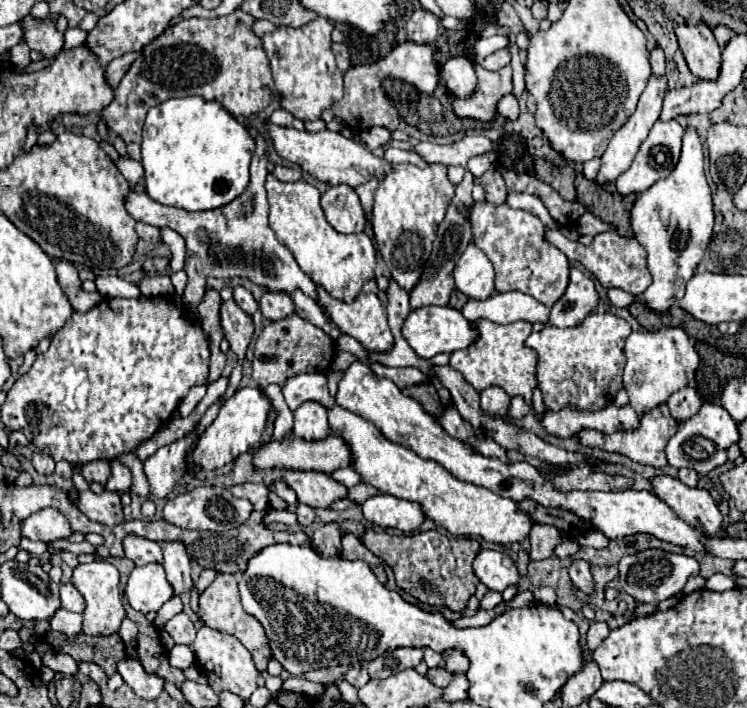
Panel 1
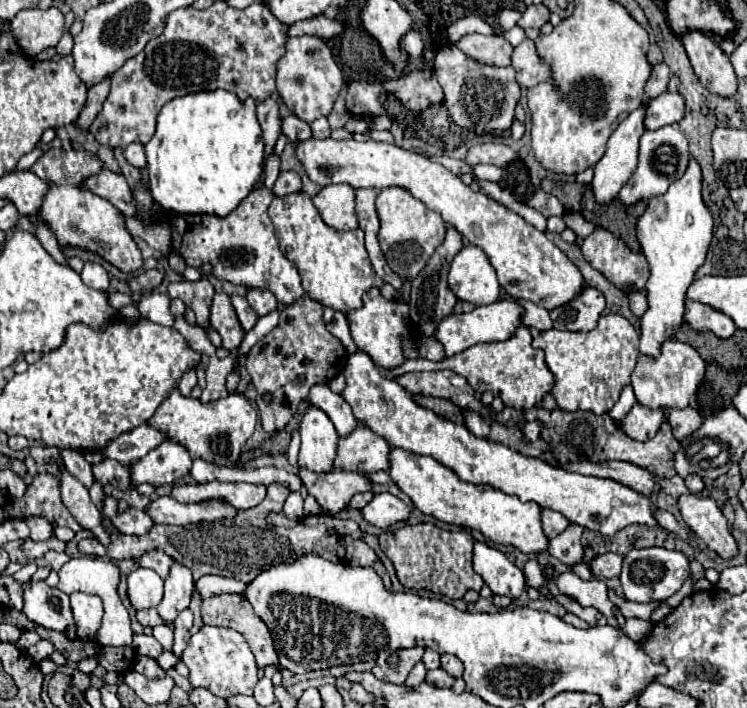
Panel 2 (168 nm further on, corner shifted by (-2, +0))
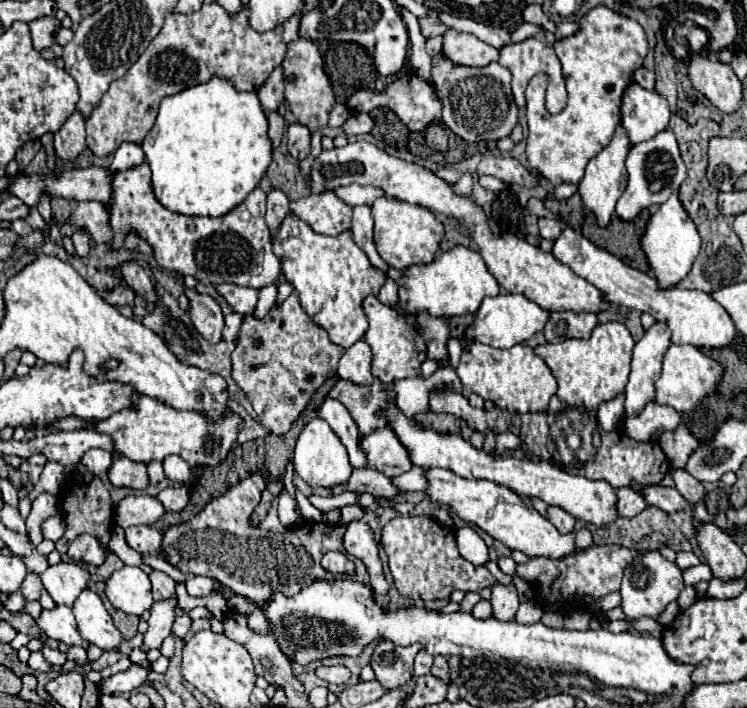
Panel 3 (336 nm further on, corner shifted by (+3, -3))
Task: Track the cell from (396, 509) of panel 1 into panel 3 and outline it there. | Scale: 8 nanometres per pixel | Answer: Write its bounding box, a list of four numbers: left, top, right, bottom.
[339,505,363,525]

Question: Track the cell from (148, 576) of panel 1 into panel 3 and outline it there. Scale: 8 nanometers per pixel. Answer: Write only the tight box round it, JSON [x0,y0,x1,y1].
[105,567,153,615]

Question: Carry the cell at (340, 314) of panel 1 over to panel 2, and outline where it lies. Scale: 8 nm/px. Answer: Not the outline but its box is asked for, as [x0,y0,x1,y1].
[346,288,408,370]

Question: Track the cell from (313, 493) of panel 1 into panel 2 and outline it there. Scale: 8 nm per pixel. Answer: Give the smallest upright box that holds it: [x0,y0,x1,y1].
[298,468,370,514]

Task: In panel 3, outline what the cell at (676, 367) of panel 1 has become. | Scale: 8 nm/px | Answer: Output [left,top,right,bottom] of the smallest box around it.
[655,345,723,413]

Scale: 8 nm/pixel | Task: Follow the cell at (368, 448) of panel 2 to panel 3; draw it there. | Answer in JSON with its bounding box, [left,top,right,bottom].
[361,427,413,477]

